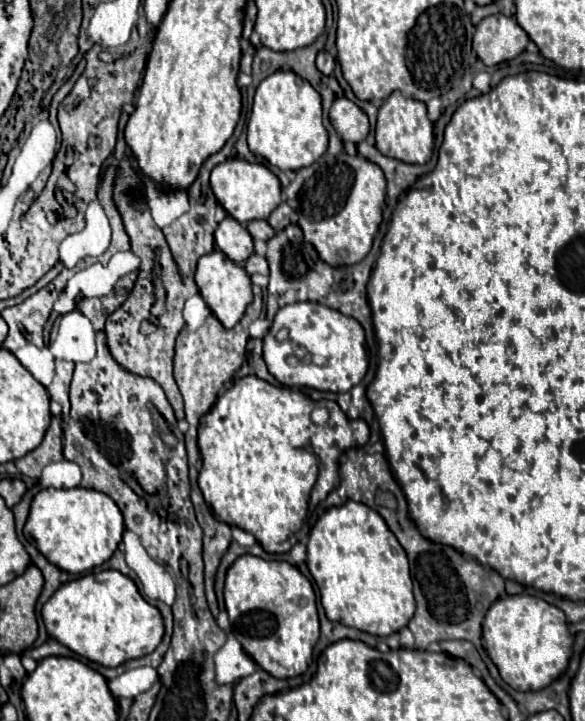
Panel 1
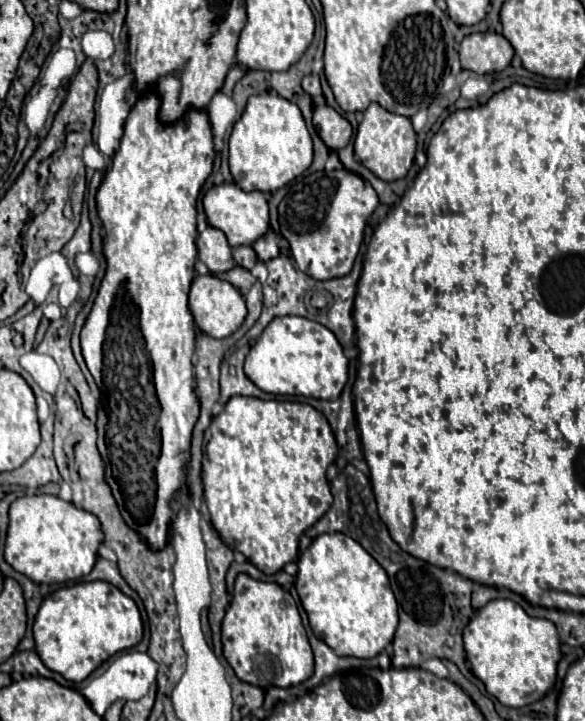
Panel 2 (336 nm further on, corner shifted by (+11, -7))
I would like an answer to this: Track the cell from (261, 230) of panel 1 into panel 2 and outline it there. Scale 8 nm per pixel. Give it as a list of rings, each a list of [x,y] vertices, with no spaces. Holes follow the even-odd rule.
[[[237,246],[237,248],[233,248],[233,258],[235,258],[235,262],[239,266],[243,266],[247,270],[251,270],[253,264],[257,262],[257,254],[255,254],[255,250],[251,246]]]

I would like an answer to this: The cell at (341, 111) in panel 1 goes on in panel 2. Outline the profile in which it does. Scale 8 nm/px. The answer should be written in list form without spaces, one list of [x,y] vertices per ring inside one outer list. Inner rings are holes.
[[[317,106],[313,114],[313,126],[317,134],[331,150],[341,150],[351,140],[351,124],[339,116],[331,106]]]

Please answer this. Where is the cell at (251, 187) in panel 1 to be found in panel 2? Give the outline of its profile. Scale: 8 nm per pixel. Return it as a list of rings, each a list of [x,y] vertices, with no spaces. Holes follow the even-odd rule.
[[[219,184],[205,192],[203,196],[203,208],[207,214],[207,222],[213,228],[219,228],[225,232],[229,246],[243,246],[253,244],[261,234],[269,228],[269,206],[261,192],[245,192],[237,184]]]

